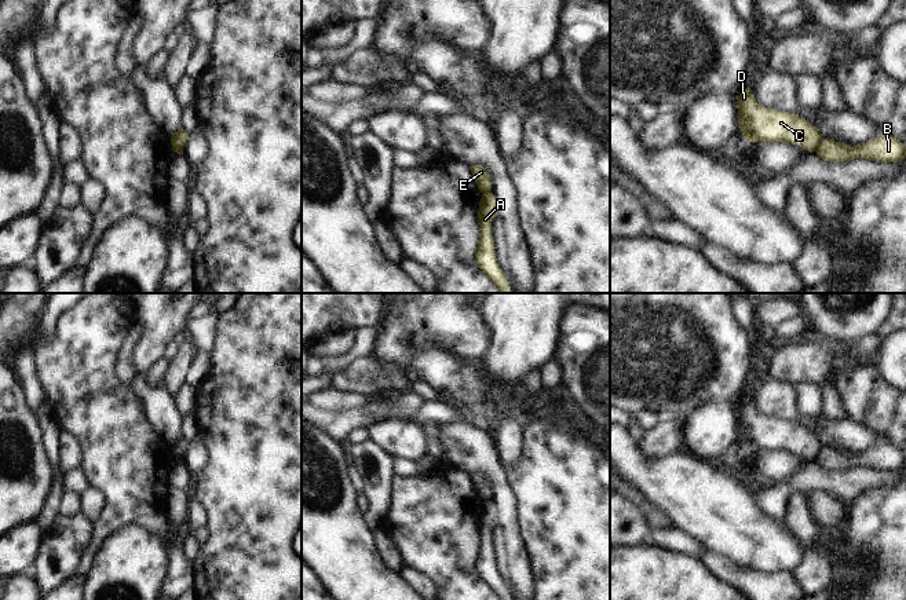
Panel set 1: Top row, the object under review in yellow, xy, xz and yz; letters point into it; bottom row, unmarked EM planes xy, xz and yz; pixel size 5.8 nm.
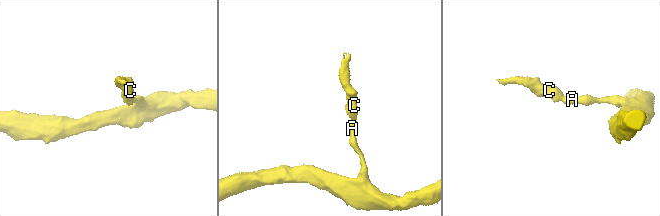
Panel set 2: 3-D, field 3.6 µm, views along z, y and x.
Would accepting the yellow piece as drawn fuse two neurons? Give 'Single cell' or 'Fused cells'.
Fused cells

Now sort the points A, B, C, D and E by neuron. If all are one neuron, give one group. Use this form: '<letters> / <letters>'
A B / C D E

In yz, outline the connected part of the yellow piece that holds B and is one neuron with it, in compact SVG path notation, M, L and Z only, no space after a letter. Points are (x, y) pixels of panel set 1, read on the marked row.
M884 133L866 143L859 143L848 147L845 143L839 143L834 139L822 139L817 149L817 154L823 161L840 162L851 161L854 158L866 158L878 162L899 162L905 161L906 147L902 142Z

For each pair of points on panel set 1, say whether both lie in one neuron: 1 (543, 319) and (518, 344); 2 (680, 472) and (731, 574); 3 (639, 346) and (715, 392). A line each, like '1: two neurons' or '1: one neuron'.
1: one neuron
2: two neurons
3: one neuron

